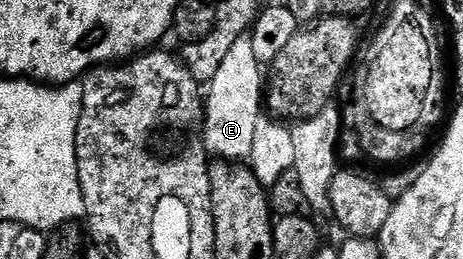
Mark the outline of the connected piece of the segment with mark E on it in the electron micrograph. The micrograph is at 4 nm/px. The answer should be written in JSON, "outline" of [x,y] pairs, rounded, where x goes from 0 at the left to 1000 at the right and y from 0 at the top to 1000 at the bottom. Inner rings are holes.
{"outline":[[[542,135],[514,147],[505,181],[479,224],[471,286],[445,340],[445,398],[436,417],[441,556],[436,571],[451,606],[484,625],[527,625],[544,598],[549,483],[566,459],[566,255],[549,224]]]}

